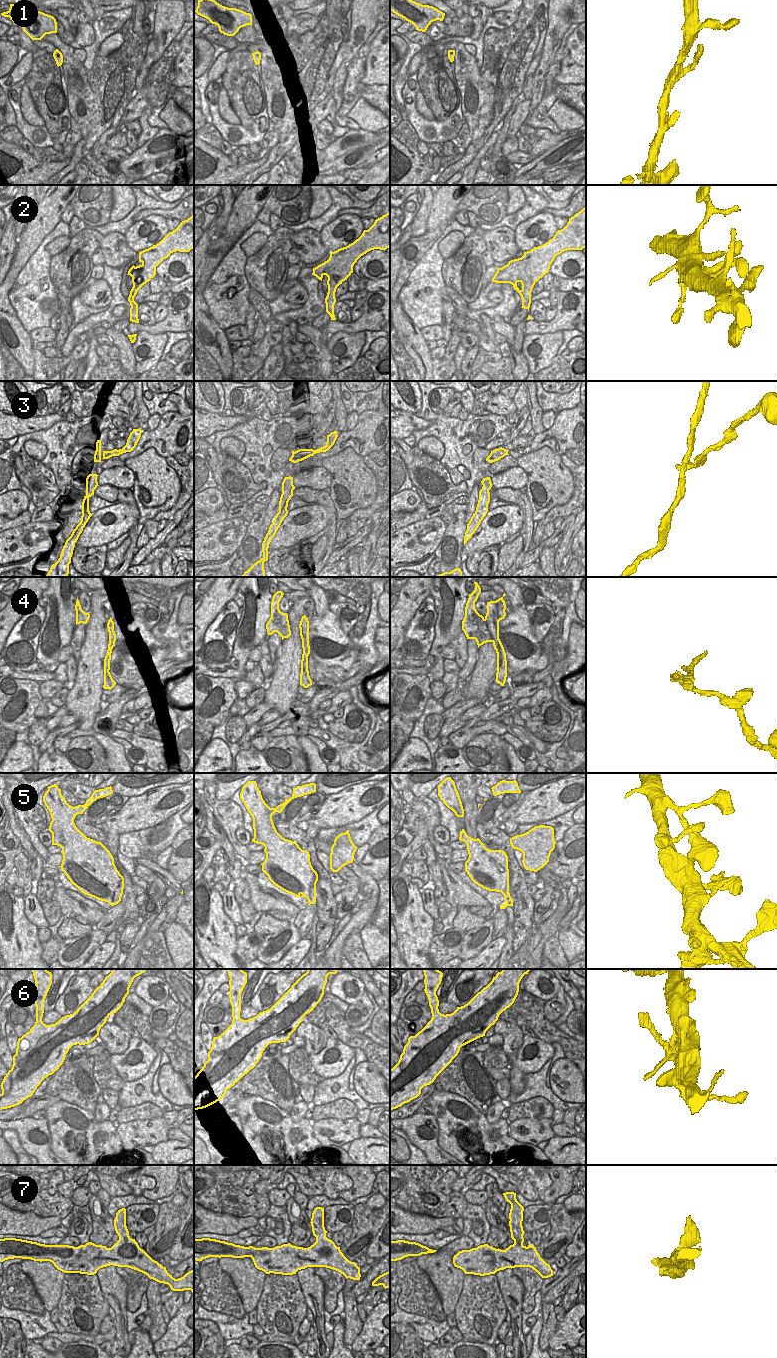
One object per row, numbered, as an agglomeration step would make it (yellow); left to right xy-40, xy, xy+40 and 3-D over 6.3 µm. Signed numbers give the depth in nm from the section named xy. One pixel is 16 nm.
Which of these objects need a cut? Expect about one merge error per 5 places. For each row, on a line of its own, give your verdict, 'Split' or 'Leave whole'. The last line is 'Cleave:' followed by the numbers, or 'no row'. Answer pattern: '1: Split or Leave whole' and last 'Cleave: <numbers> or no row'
1: Leave whole
2: Leave whole
3: Split
4: Split
5: Leave whole
6: Leave whole
7: Leave whole
Cleave: 3, 4

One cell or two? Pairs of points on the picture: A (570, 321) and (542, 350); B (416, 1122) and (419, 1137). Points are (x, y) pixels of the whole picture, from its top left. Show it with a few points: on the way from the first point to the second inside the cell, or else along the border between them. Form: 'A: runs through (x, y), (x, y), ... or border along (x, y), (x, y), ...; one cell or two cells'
A: border along (561, 330), (538, 334); two cells
B: runs through (418, 1126), (418, 1133); one cell

